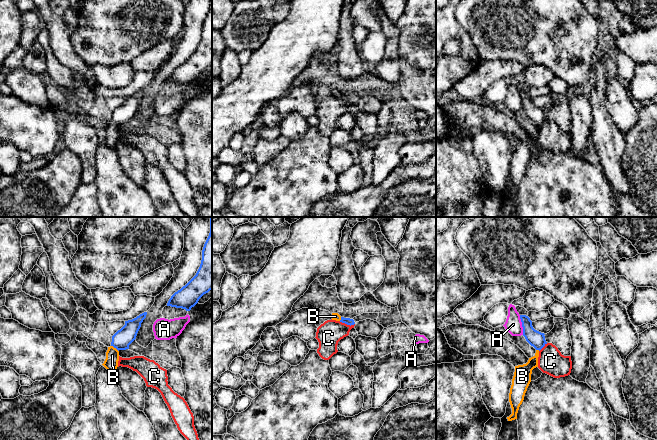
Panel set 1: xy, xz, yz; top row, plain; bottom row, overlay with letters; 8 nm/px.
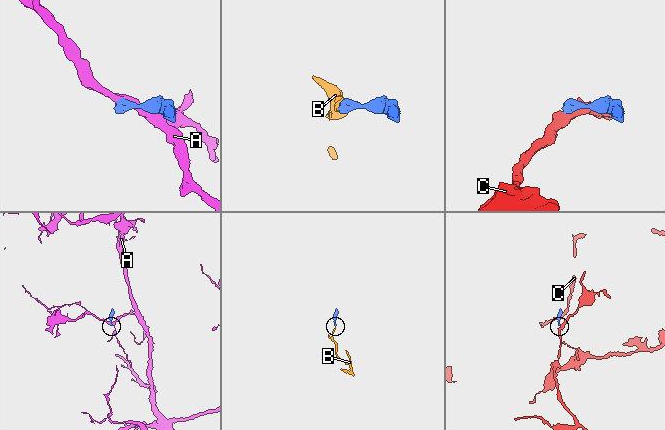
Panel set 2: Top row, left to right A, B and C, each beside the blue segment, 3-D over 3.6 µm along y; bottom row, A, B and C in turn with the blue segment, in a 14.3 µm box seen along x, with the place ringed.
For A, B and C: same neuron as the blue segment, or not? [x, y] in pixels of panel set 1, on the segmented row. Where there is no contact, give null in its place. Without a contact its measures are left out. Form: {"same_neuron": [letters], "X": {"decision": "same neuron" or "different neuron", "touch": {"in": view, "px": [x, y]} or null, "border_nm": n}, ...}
{"same_neuron": ["B"], "A": {"decision": "different neuron", "touch": {"in": "yz", "px": [522, 325]}, "border_nm": 160}, "B": {"decision": "same neuron", "touch": {"in": "xy", "px": [115, 347]}, "border_nm": 80}, "C": {"decision": "different neuron", "touch": {"in": "xz", "px": [347, 324]}, "border_nm": 130}}

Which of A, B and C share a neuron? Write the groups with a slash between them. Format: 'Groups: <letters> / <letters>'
Groups: A / B / C

